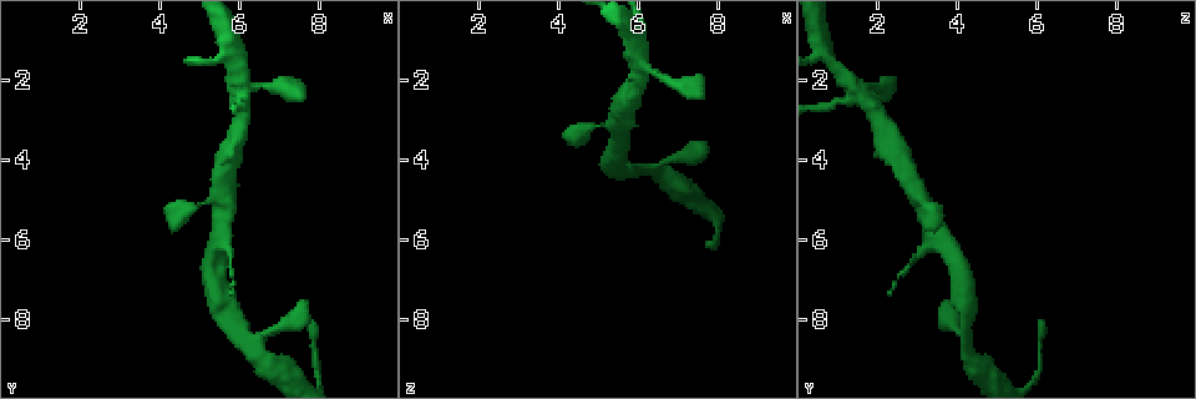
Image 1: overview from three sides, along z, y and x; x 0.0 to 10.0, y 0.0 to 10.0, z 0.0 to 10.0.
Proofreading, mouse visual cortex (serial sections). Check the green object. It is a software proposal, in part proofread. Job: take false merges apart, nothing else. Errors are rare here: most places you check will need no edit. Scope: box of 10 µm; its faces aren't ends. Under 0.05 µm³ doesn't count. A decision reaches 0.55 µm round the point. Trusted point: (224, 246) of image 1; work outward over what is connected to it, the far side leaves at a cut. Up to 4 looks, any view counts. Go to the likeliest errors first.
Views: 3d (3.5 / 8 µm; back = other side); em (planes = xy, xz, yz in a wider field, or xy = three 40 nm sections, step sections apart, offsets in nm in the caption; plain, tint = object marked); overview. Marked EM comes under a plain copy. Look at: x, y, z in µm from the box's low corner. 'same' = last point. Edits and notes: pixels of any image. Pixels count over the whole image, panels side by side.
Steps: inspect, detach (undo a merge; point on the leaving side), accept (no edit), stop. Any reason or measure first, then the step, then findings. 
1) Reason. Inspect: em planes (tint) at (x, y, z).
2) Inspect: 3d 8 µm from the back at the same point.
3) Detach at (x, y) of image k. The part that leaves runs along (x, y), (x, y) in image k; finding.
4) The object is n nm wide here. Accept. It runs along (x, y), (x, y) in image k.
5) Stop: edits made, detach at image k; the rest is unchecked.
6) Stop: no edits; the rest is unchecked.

Arms part here. Inspect: em xy step 1 (tint) at (5.65, 5.00, 3.10).

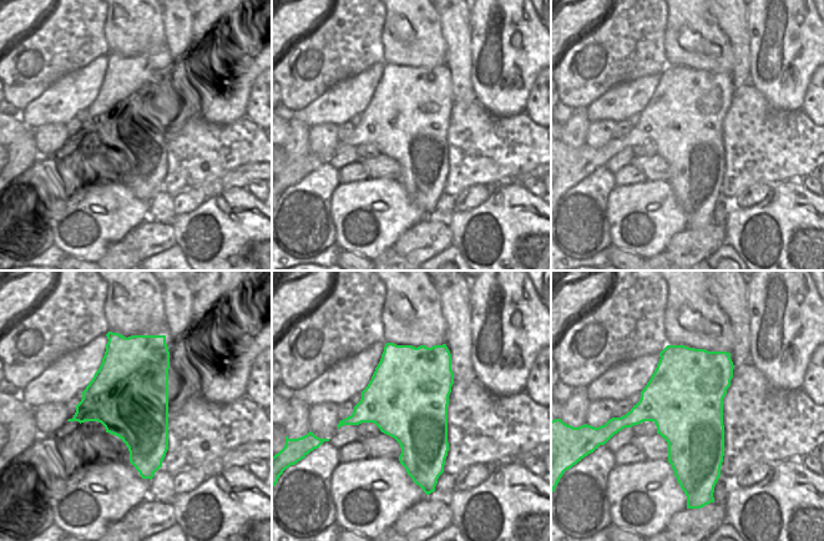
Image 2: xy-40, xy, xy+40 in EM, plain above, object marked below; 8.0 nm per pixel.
See where the arms go. Inspect: 3d 3.5 µm at the same point.

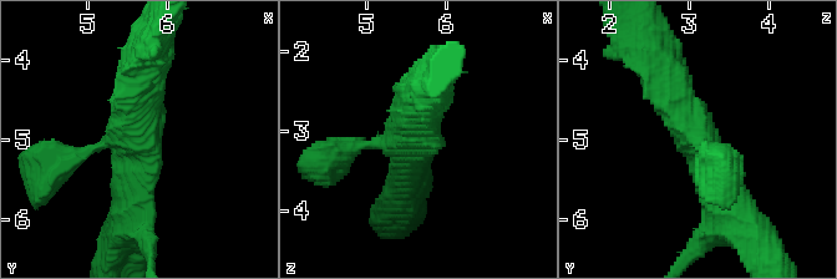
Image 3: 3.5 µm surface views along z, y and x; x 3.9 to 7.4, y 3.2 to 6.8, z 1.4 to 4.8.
The arms are 150, 400, 500 nm wide. Accept. It runs along (726, 228), (723, 182), (662, 67) in image 3; all the same cell.

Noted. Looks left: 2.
Thin neck. Inspect: 3d 8 µm at (6.10, 2.30, 1.65).

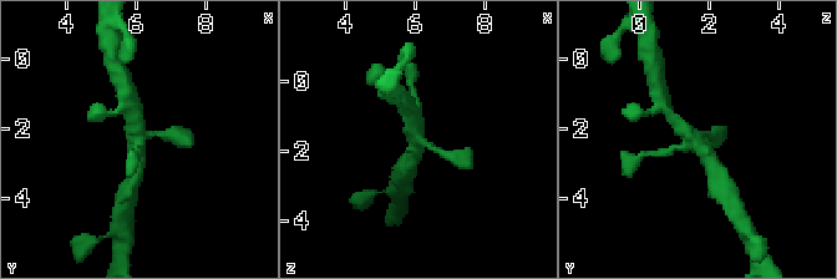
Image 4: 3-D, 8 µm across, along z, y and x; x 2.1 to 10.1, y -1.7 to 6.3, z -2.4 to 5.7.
4 arms meet here; the arms are 200, 200, 300, 400 nm wide; now the EM. Inspect: em xy step 3 (tint) at the same point.

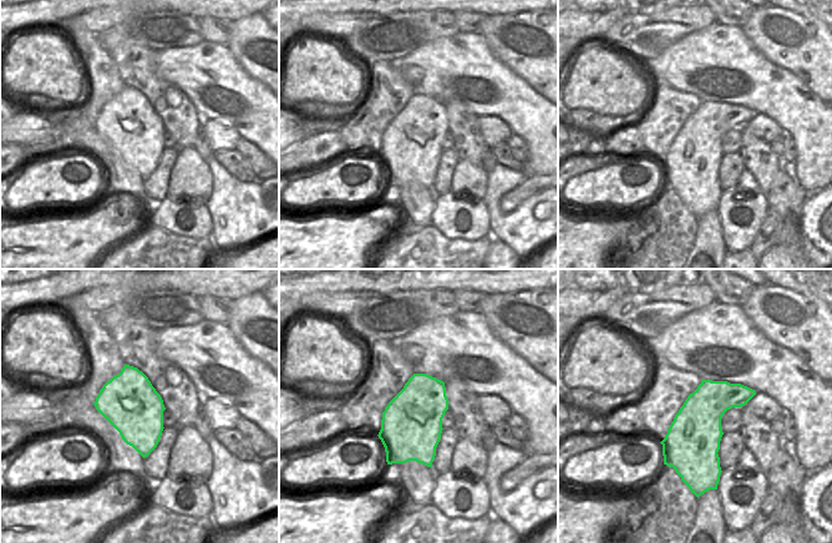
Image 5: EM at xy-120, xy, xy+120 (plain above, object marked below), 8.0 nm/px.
Accept. It runs along (715, 173), (708, 155), (671, 116) in image 4; all the same cell.

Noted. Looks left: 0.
Stop: no edits; the rest is unchecked.

